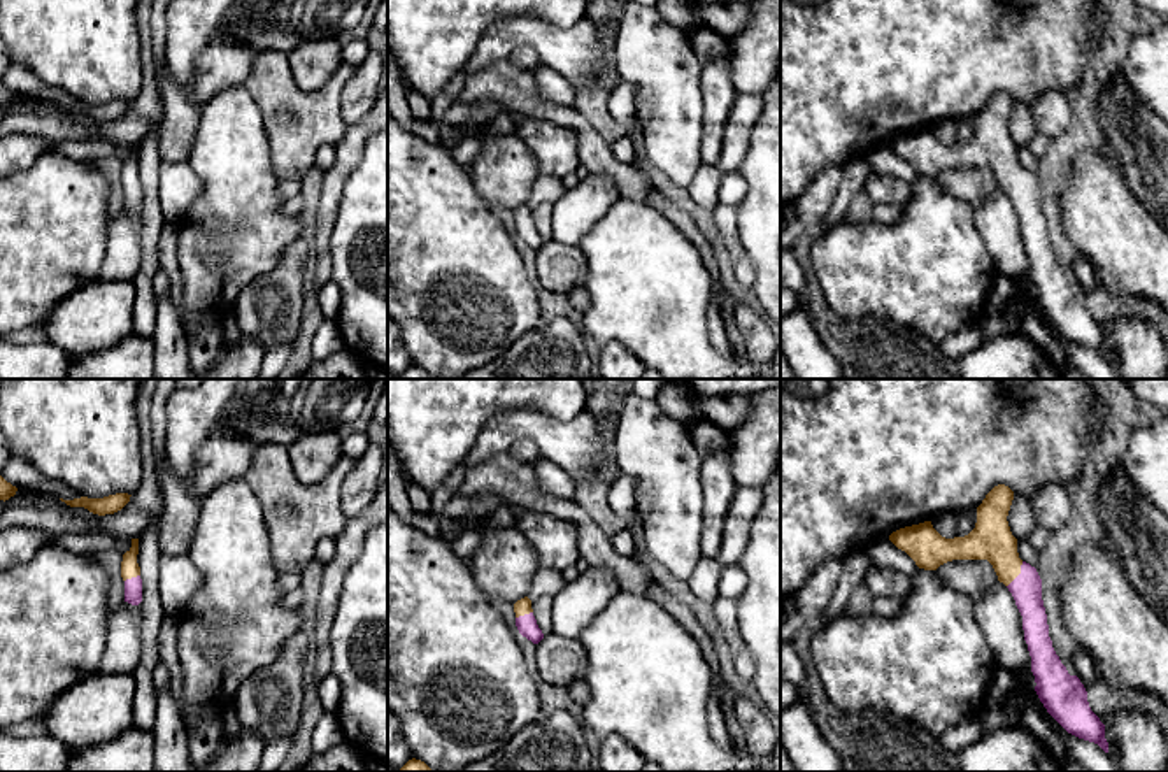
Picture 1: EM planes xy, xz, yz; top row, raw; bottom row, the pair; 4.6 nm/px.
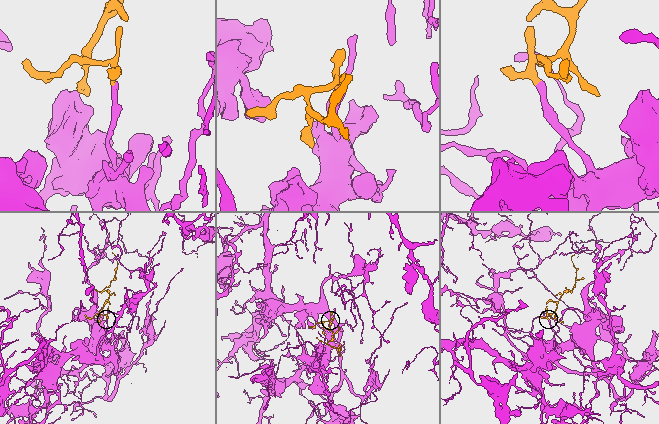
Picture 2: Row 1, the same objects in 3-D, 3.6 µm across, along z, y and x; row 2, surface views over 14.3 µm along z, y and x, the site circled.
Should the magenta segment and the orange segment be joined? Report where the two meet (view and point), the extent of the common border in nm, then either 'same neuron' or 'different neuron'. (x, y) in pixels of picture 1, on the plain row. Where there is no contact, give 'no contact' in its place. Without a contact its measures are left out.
contact yz (1019, 181); length 140 nm; same neuron

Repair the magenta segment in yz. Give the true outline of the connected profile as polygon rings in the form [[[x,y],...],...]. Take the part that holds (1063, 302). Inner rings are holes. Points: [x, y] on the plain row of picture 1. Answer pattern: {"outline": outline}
{"outline": [[[994,93],[977,114],[975,135],[965,144],[945,146],[931,128],[924,128],[893,139],[889,147],[924,177],[937,177],[952,167],[987,167],[1022,223],[1040,309],[1068,340],[1094,349],[1108,360],[1105,332],[1091,318],[1084,291],[1077,282],[1068,281],[1052,254],[1042,186],[1035,174],[1019,165],[1017,146],[1007,128],[1012,107],[1014,98],[1008,93]]]}

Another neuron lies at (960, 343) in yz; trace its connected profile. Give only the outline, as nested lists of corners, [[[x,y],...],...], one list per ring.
[[[980,323],[966,325],[954,333],[951,333],[942,344],[940,349],[945,353],[945,356],[952,360],[959,360],[966,353],[970,353],[980,340],[982,340],[984,330]]]

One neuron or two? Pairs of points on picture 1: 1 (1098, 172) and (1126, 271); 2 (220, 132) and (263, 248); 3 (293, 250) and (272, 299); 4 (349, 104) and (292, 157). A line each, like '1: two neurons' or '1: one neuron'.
1: one neuron
2: one neuron
3: one neuron
4: two neurons

